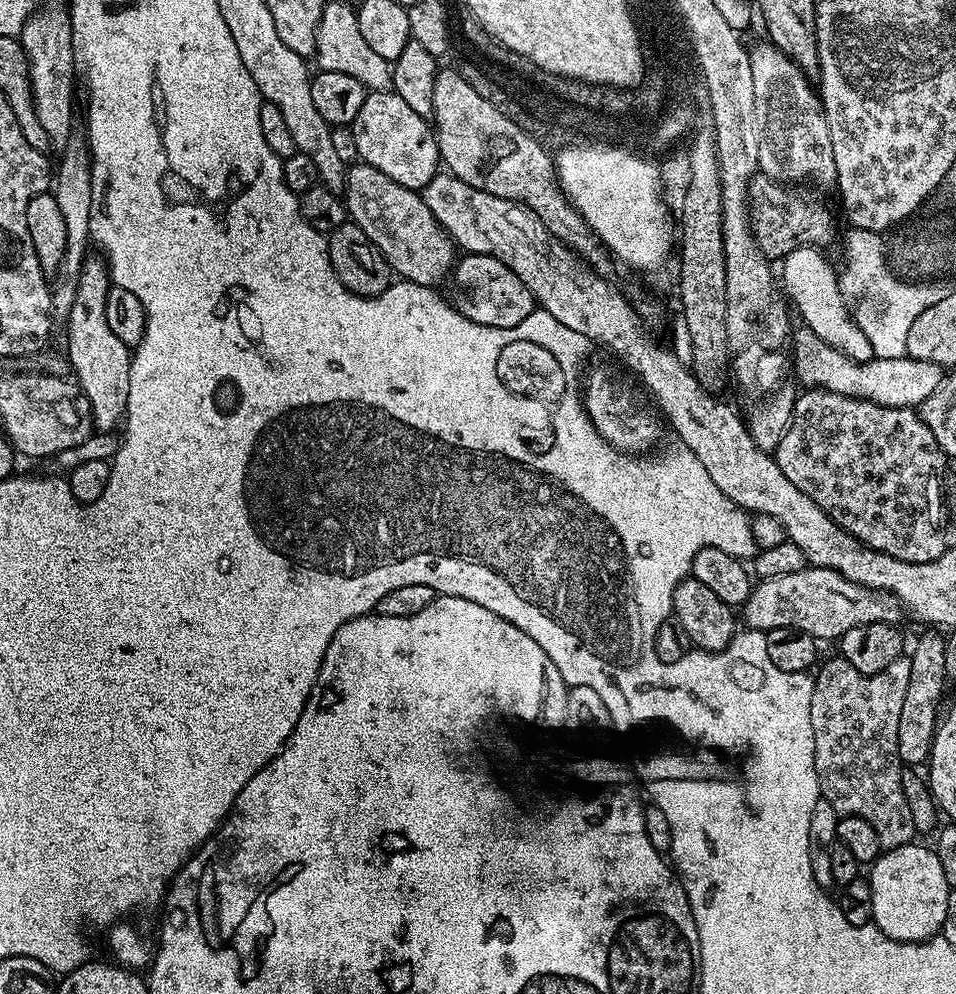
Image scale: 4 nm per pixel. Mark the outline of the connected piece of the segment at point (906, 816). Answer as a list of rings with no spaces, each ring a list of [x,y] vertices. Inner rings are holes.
[[[843,658],[828,660],[820,673],[815,673],[816,689],[810,698],[810,726],[814,726],[814,766],[823,800],[834,808],[838,816],[861,816],[874,826],[881,849],[906,846],[917,839],[918,833],[910,818],[910,809],[902,792],[898,756],[898,726],[906,686],[910,679],[910,660],[901,658],[890,662],[878,674],[862,674]]]

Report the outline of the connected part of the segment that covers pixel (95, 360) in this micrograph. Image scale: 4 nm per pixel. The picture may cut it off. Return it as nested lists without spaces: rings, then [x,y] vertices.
[[[92,254],[87,257],[75,279],[74,304],[66,323],[66,359],[75,383],[90,402],[93,429],[111,432],[123,421],[128,411],[132,352],[129,345],[115,336],[114,330],[110,330],[110,322],[106,322],[106,294],[110,287],[110,277],[107,263],[99,255],[96,256]]]

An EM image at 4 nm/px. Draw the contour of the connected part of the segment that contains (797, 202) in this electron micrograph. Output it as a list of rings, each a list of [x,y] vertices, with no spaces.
[[[763,174],[753,176],[748,184],[752,230],[760,245],[760,253],[769,261],[779,261],[799,248],[811,246],[825,249],[825,245],[836,236],[836,220],[831,210],[810,193],[799,192],[796,188],[799,187],[772,180]]]

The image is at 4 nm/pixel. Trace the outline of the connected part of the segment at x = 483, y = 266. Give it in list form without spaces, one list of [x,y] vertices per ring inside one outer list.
[[[464,254],[455,261],[450,272],[452,280],[451,303],[466,318],[491,328],[518,326],[534,310],[530,290],[523,284],[511,268],[506,267],[493,256],[474,256]]]

